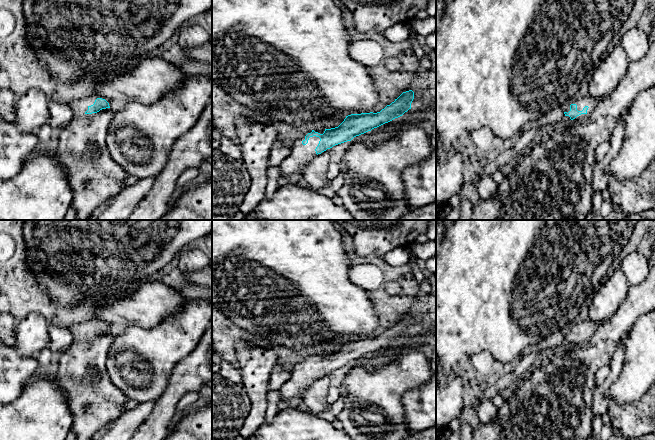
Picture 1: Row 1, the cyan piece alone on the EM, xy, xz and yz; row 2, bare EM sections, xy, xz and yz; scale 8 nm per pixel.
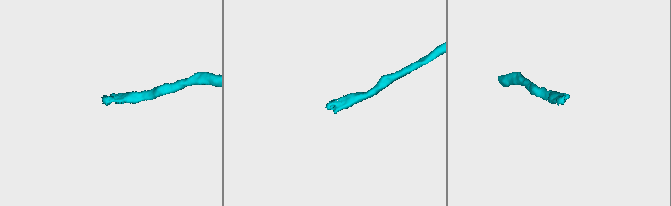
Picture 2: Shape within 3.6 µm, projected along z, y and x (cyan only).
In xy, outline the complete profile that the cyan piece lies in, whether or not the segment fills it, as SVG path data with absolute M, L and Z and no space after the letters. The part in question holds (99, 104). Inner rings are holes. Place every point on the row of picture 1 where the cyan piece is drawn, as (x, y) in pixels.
M97 94L74 100L68 105L77 117L90 117L102 109L110 108L109 99Z

